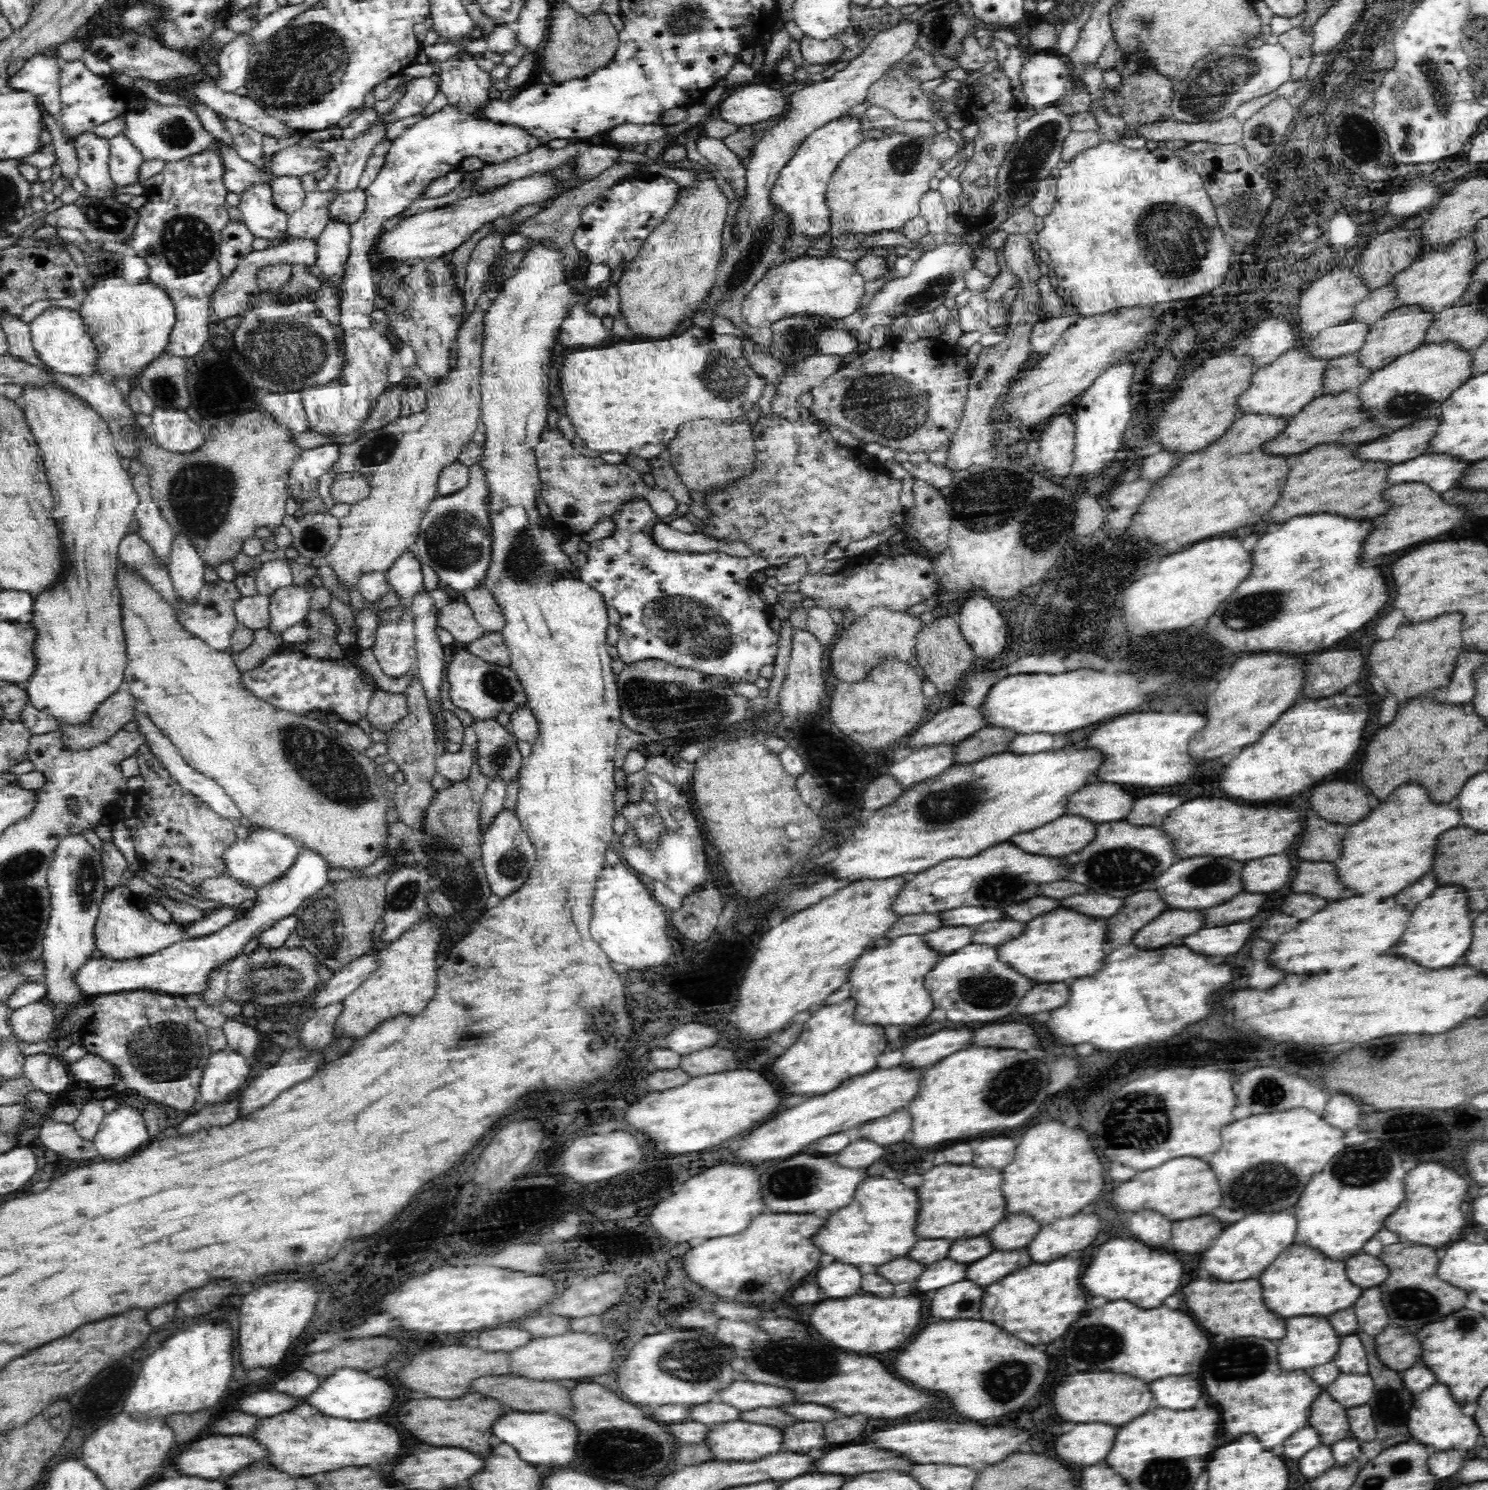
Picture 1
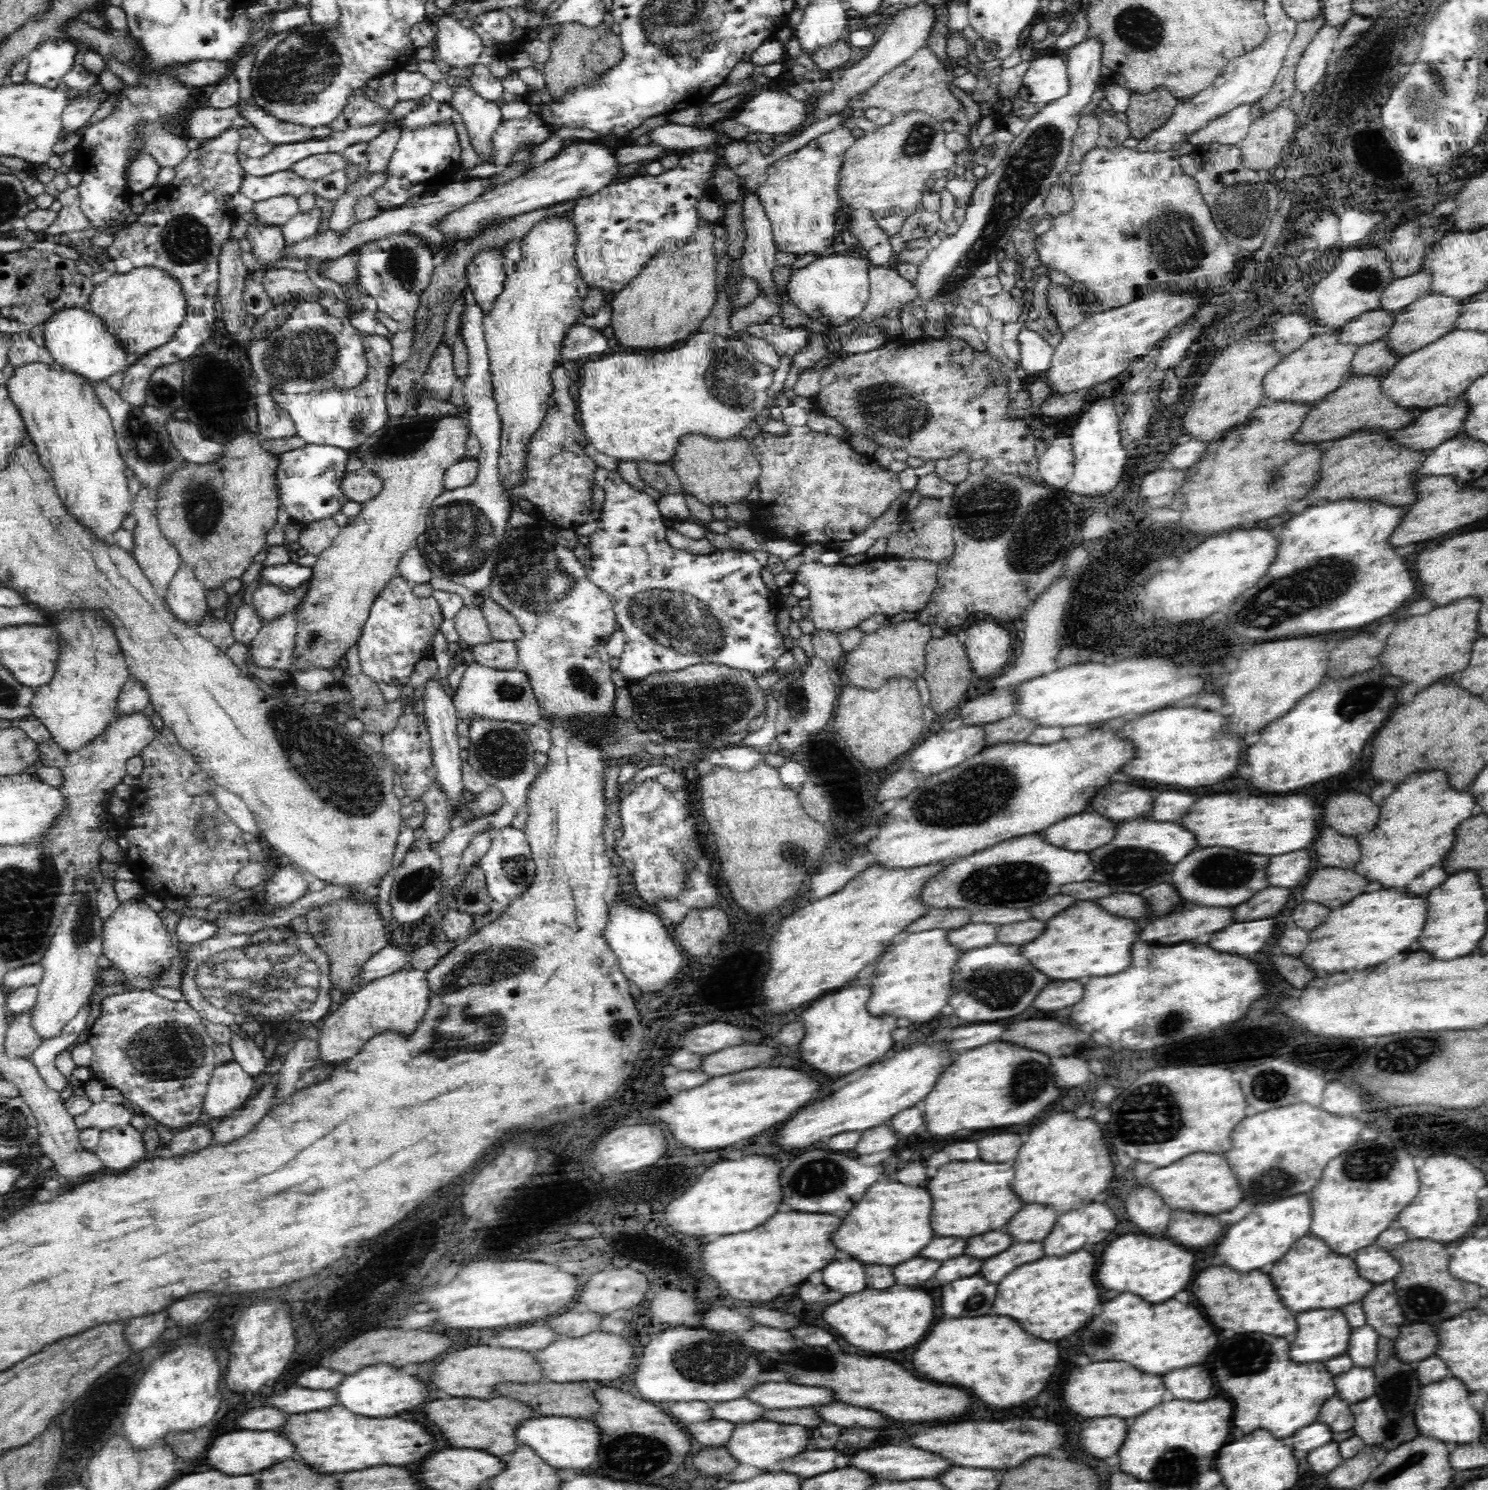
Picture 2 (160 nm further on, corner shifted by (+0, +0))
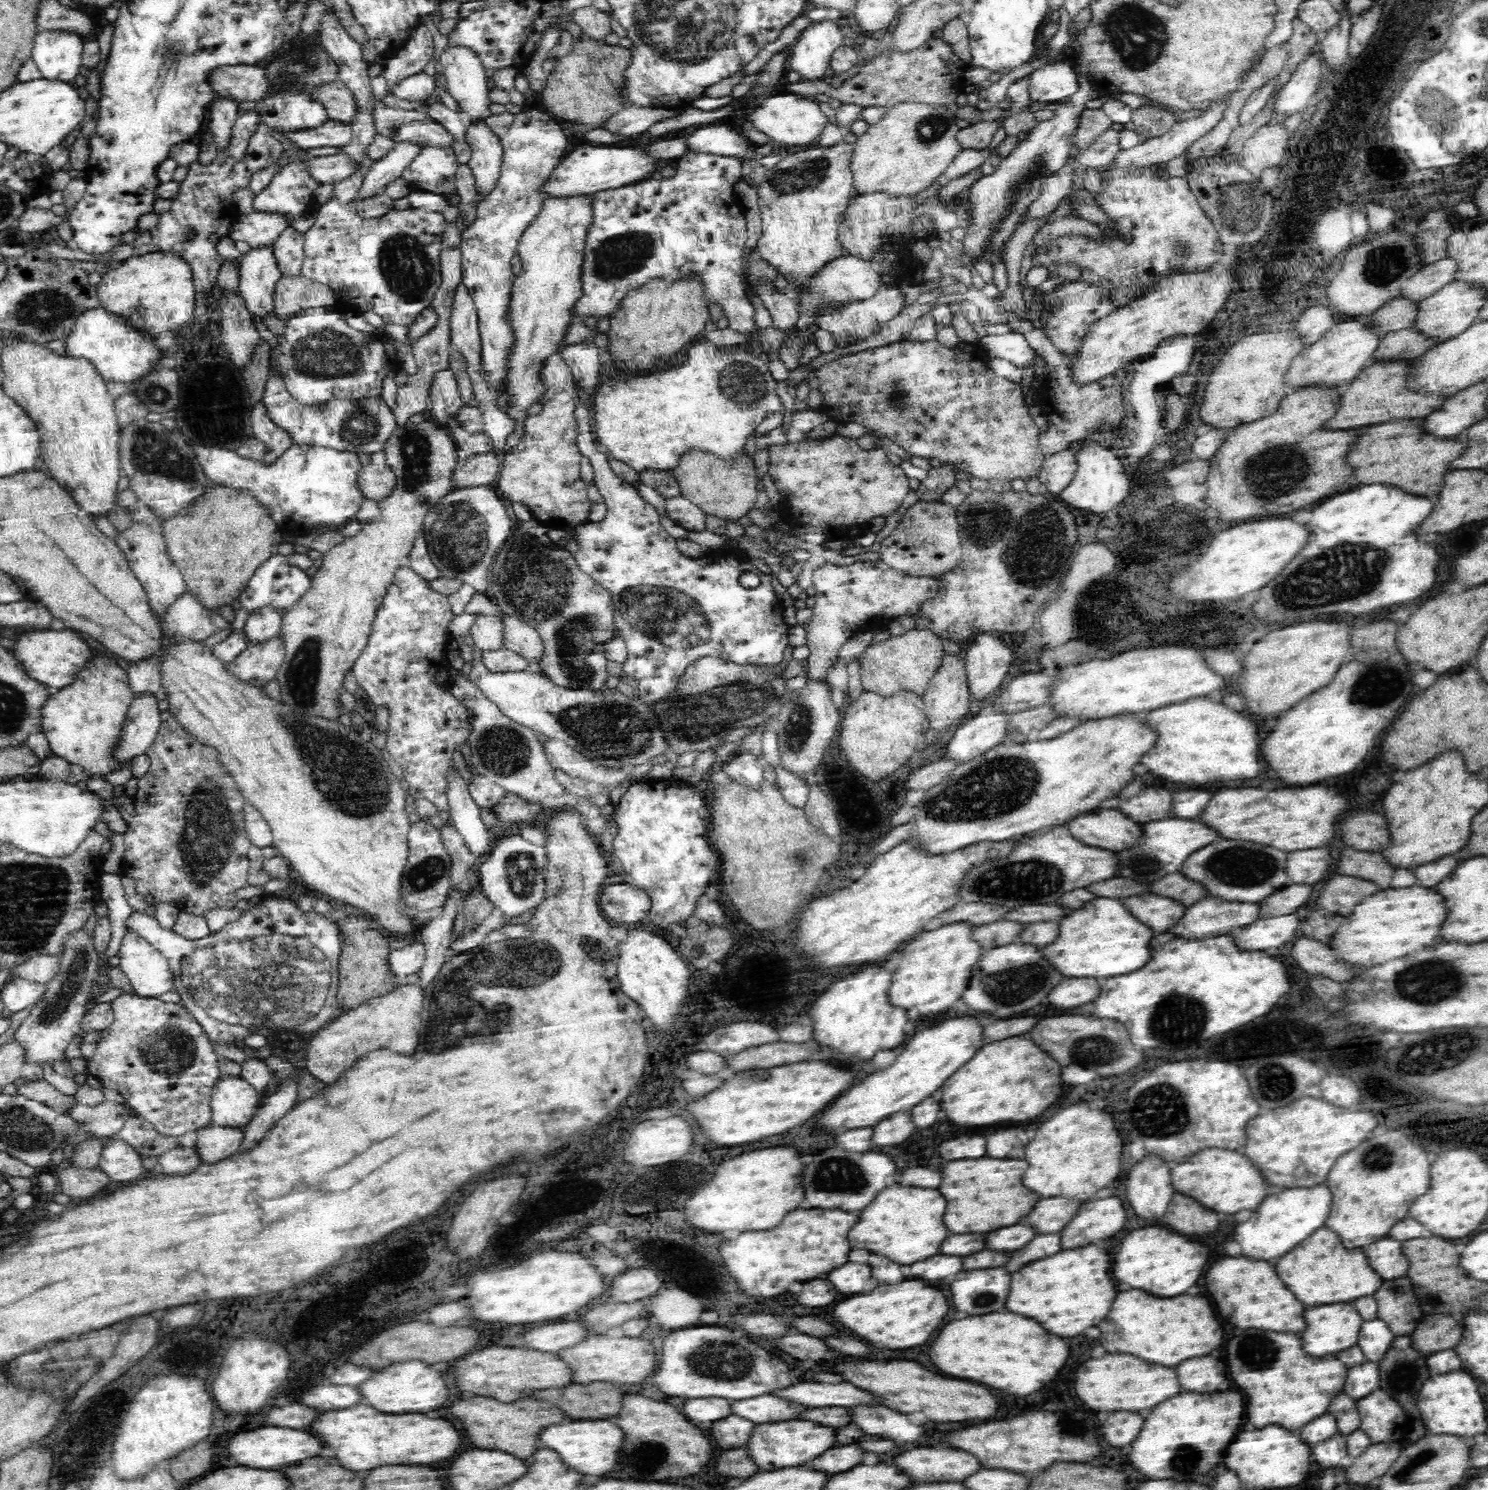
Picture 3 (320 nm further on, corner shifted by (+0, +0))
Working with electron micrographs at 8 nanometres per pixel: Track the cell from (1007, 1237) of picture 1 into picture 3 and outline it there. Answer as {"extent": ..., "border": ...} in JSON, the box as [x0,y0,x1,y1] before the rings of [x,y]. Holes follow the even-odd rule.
{"extent":[1026,1196,1084,1234],"border":[[[1062,1196],[1040,1200],[1026,1216],[1026,1224],[1032,1224],[1038,1234],[1060,1232],[1082,1204],[1084,1200],[1062,1200]]]}

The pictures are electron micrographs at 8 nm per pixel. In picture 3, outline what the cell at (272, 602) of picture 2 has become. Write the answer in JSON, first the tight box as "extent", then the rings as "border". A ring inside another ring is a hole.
{"extent":[243,606,283,643],"border":[[[264,606],[249,614],[246,618],[243,633],[248,643],[255,641],[266,641],[280,633],[283,614],[273,606]]]}

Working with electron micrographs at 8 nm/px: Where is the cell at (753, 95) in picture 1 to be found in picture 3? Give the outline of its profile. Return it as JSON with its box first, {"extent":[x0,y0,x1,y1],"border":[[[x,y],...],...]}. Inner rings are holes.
{"extent":[748,92,828,150],"border":[[[788,92],[768,95],[768,98],[748,118],[751,126],[768,136],[777,148],[784,150],[808,147],[809,144],[818,143],[822,130],[828,122],[828,117],[824,115],[824,111],[822,112],[814,98],[800,98],[800,95]]]}

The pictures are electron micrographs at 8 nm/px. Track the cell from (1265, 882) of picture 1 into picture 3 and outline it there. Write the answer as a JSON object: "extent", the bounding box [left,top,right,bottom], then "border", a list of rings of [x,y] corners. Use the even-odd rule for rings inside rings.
{"extent":[1288,848,1334,884],"border":[[[1314,848],[1306,852],[1292,852],[1288,856],[1288,876],[1292,884],[1314,884],[1330,874],[1334,858],[1330,848]]]}

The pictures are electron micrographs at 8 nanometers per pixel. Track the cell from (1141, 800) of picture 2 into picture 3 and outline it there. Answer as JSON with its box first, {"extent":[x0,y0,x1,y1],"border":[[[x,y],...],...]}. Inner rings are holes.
{"extent":[1116,788,1172,824],"border":[[[1146,788],[1142,794],[1120,798],[1116,809],[1140,824],[1163,820],[1169,816],[1170,796],[1172,792],[1166,788]]]}

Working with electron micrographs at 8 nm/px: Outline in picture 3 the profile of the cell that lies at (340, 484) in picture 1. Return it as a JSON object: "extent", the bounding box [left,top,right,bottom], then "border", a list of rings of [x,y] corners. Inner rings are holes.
{"extent":[355,462,395,500],"border":[[[385,462],[382,466],[370,464],[359,469],[355,482],[364,499],[382,500],[395,486],[394,471]]]}

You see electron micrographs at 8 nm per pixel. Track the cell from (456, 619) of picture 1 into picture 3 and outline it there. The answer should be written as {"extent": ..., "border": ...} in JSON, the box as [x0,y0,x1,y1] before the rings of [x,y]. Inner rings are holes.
{"extent":[470,615,505,651],"border":[[[479,615],[470,627],[470,634],[476,647],[481,651],[498,650],[505,648],[502,634],[504,634],[504,625],[500,618],[490,615]]]}

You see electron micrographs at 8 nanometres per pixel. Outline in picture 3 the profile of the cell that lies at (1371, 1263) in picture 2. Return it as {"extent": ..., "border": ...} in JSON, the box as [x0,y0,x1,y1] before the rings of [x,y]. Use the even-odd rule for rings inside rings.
{"extent":[1364,1238,1406,1280],"border":[[[1382,1238],[1364,1248],[1368,1262],[1374,1272],[1384,1280],[1404,1277],[1406,1274],[1406,1256],[1402,1256],[1402,1242],[1394,1238]]]}

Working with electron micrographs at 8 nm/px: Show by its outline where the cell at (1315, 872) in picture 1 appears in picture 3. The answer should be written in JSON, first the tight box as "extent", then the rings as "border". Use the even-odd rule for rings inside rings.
{"extent":[1316,874,1378,916],"border":[[[1334,874],[1328,878],[1326,886],[1320,890],[1320,896],[1316,902],[1328,912],[1346,916],[1346,912],[1350,912],[1354,904],[1362,904],[1362,900],[1366,896],[1372,896],[1374,892],[1378,892],[1378,886],[1374,882]]]}

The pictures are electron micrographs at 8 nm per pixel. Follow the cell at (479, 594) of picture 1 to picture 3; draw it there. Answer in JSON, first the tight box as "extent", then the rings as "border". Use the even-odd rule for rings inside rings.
{"extent":[500,614,543,670],"border":[[[508,614],[500,618],[504,625],[502,640],[505,648],[523,656],[534,670],[537,670],[537,660],[543,648],[539,640],[538,631],[534,630],[526,621],[520,620]]]}

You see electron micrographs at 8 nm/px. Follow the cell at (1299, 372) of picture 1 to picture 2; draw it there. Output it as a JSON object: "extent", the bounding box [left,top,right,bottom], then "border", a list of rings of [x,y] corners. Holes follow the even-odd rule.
{"extent":[1262,328,1359,403],"border":[[[1340,328],[1316,335],[1300,348],[1287,354],[1262,380],[1263,400],[1266,402],[1316,403],[1350,377],[1352,360],[1359,346],[1340,341]]]}

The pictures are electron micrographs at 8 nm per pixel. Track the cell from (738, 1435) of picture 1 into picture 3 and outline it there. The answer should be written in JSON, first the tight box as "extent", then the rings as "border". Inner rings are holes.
{"extent":[746,1420,836,1472],"border":[[[786,1420],[786,1422],[758,1424],[746,1448],[758,1470],[770,1472],[788,1466],[802,1466],[806,1464],[806,1460],[814,1460],[818,1452],[826,1452],[826,1448],[832,1448],[834,1442],[836,1442],[834,1428],[806,1420]]]}

